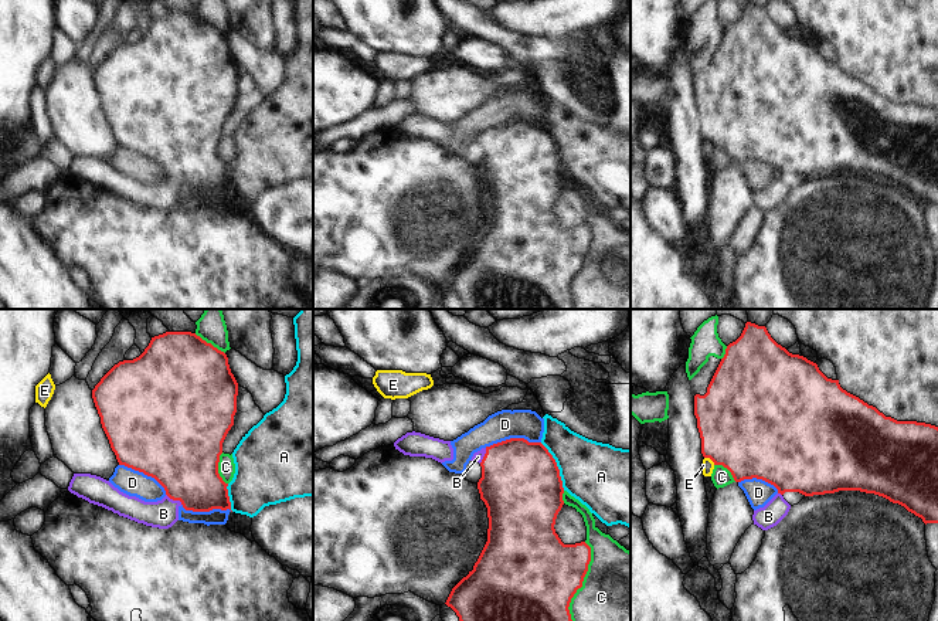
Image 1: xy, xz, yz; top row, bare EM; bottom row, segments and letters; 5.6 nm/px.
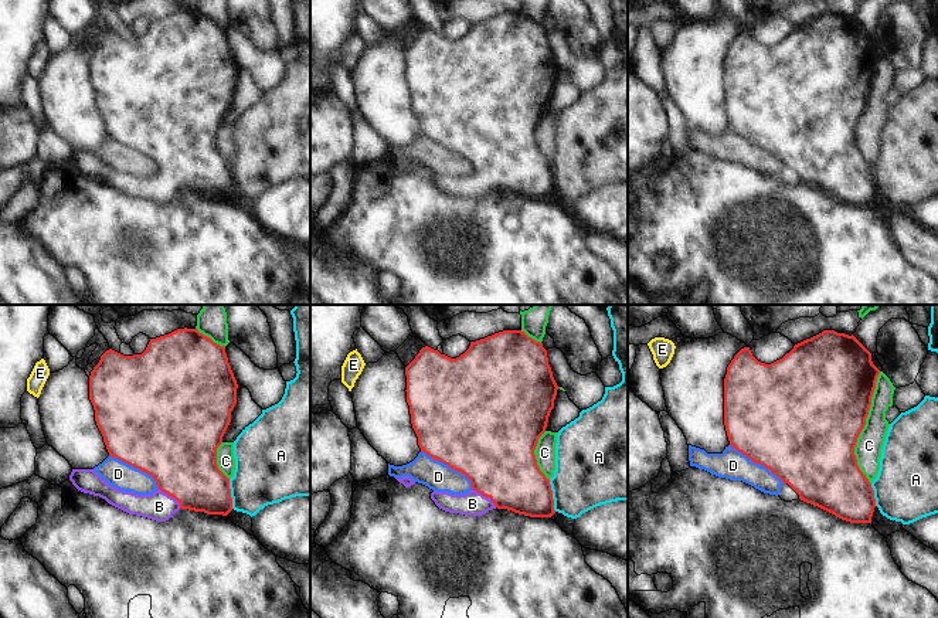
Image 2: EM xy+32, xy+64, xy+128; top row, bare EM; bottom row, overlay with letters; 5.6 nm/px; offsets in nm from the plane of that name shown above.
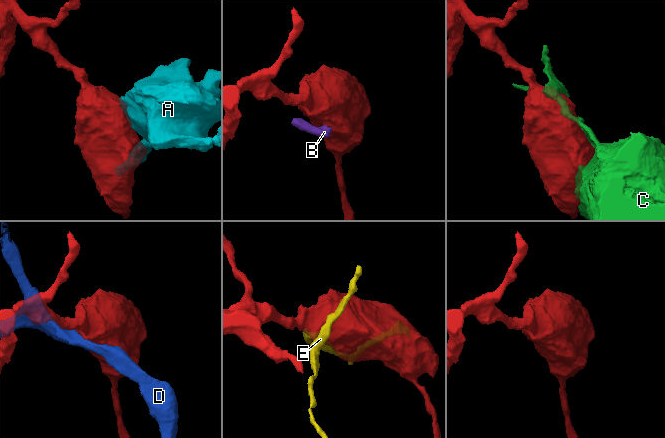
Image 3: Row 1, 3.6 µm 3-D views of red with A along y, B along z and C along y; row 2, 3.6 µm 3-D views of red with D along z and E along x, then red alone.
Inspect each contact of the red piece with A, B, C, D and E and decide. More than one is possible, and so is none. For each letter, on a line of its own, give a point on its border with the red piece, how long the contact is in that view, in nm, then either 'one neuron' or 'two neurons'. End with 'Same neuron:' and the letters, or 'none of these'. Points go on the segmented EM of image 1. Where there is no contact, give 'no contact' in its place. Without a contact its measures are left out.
A: xz (557, 467) | 300 nm | two neurons
B: xy (174, 499) | 110 nm | one neuron
C: xz (583, 580) | 460 nm | two neurons
D: xz (512, 438) | 320 nm | two neurons
E: yz (710, 458) | 80 nm | two neurons
Same neuron: B

